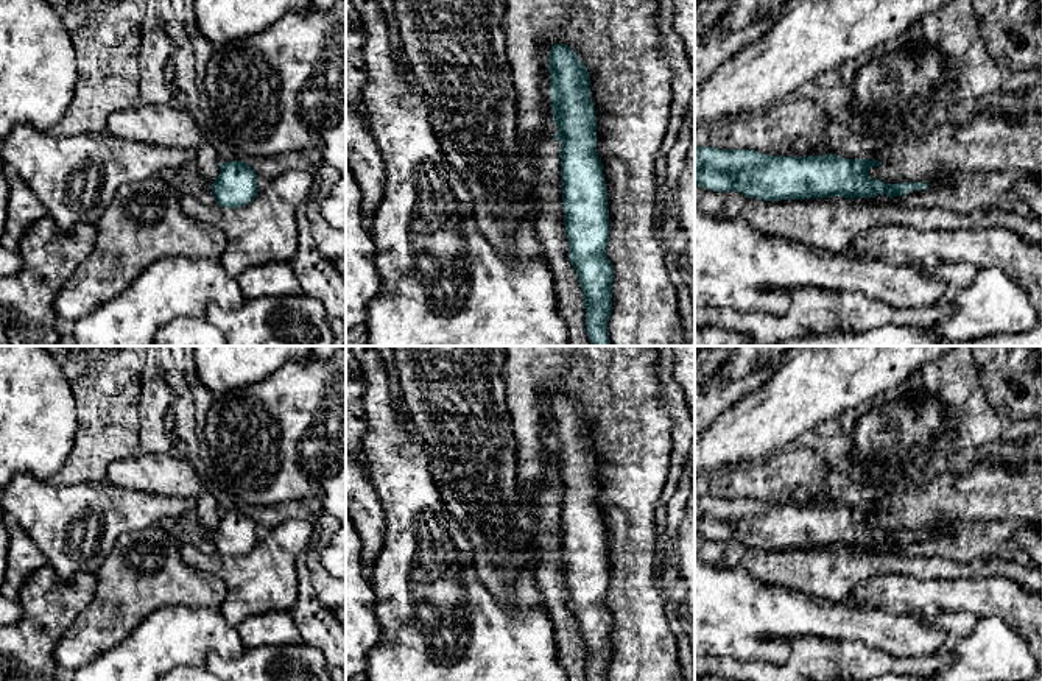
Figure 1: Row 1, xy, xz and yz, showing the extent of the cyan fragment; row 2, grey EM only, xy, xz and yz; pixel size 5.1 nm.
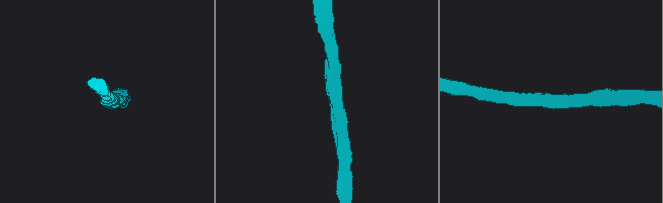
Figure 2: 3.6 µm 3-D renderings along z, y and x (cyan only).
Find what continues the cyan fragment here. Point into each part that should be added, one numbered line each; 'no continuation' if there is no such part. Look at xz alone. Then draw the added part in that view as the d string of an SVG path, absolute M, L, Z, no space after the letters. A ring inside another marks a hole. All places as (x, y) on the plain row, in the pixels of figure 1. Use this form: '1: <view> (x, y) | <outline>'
1: xz (617, 387) | M505 346L505 348L506 348L506 357L505 357L506 404L511 413L514 438L517 444L517 477L523 488L520 496L523 524L530 531L531 545L537 552L540 552L539 541L542 531L539 528L537 508L539 508L540 492L547 491L547 488L542 488L540 485L545 480L545 477L550 472L553 472L553 468L548 471L545 466L545 461L551 458L551 443L550 443L551 422L548 418L548 404L554 393L565 393L578 404L581 411L587 416L590 425L592 450L597 460L597 502L603 514L603 524L607 539L607 559L611 569L606 606L614 616L612 659L607 669L607 681L684 681L678 653L678 640L670 630L670 623L665 614L667 600L659 587L660 535L656 531L654 511L665 486L673 441L671 441L671 418L665 408L657 377L657 358L659 358L657 348L656 346Z

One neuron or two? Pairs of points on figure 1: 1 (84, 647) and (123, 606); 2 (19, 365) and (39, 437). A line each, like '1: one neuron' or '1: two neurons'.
1: one neuron
2: one neuron

